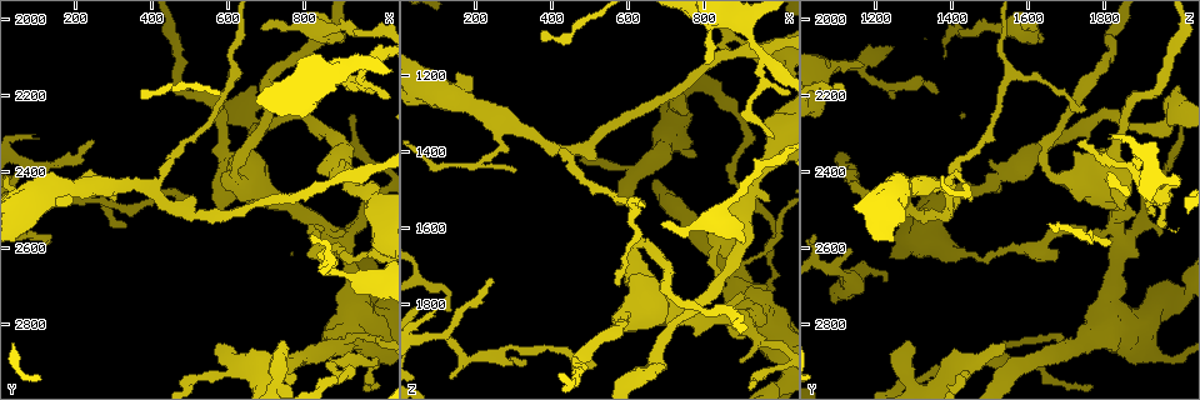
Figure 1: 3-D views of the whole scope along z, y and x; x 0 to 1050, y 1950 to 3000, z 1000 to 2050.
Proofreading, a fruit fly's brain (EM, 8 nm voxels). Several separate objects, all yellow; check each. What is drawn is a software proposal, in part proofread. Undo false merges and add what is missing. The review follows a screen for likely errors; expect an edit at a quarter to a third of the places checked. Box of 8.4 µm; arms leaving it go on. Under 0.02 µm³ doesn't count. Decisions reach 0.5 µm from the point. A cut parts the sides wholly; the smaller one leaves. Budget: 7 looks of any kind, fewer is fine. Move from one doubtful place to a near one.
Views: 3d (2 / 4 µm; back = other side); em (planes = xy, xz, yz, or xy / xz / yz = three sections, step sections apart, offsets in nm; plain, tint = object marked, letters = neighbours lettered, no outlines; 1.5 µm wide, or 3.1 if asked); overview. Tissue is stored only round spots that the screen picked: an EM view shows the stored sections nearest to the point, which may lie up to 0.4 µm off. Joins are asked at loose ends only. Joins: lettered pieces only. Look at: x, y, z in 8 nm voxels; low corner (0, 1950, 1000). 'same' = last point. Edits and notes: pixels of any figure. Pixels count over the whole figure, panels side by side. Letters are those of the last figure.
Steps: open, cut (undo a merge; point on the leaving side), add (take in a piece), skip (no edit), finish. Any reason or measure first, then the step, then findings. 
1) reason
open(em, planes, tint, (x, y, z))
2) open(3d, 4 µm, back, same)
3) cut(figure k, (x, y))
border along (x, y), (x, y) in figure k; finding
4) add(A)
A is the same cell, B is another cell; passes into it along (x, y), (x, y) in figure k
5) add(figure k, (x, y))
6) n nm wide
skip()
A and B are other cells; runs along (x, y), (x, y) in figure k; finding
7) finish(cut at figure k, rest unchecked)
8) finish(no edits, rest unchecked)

open(3d, 4 µm, (890, 2570, 1950))

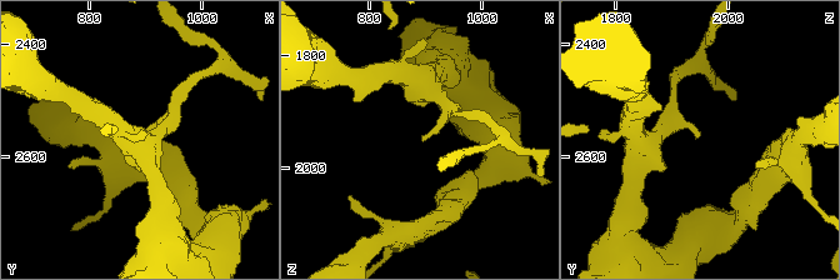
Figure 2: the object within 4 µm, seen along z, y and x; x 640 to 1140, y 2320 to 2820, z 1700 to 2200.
open(em, planes, letters, (895, 2560, 1945))

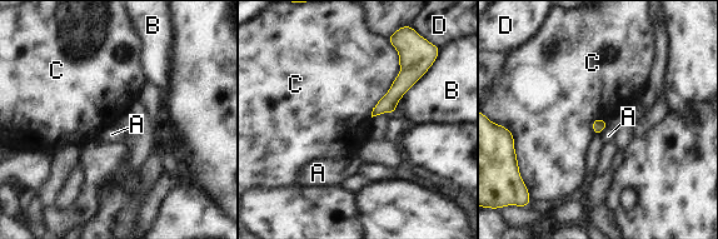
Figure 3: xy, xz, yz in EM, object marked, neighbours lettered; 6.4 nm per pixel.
C touches over 500 nm
skip()
A, B, C and D are other cells; runs along (402, 63), (403, 83), (375, 111) in figure 3; no lettered piece goes on from it

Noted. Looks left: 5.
thin end
open(em, planes, letters, (335, 2535, 1955))

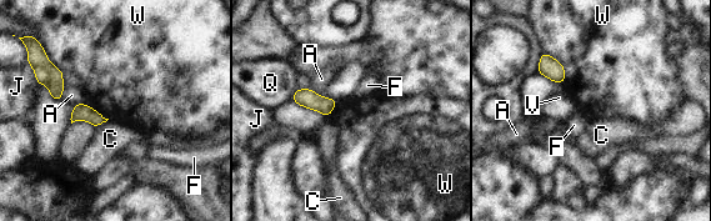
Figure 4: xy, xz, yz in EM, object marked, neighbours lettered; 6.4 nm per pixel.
90 nm wide
skip()
A, C, F, J, Q, V and W are other cells; border along (542, 51), (562, 65), (566, 76) in figure 4; none of them fits

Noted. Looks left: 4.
an open end
open(3d, 4 µm, back, (95, 2315, 1815))

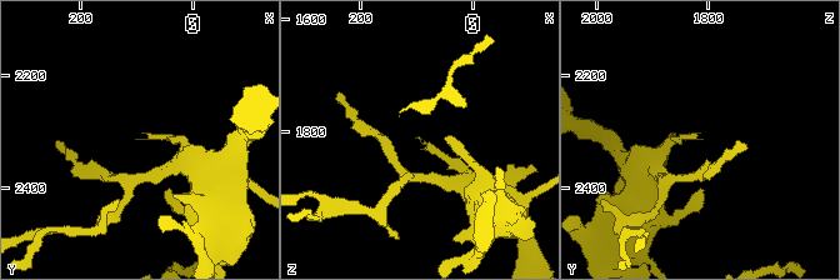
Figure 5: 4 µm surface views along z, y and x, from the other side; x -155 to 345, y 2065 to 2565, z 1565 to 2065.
open(em, yz, step 8, tint, (105, 2310, 1815))

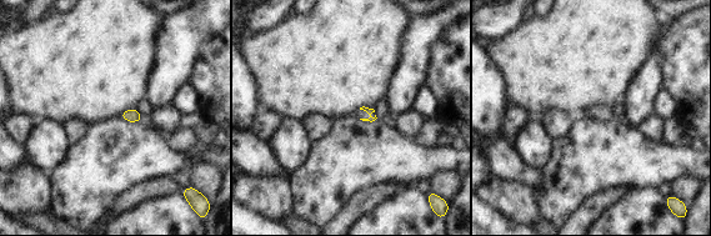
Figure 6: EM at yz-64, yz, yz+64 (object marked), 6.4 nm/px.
open(em, planes, letters, same)

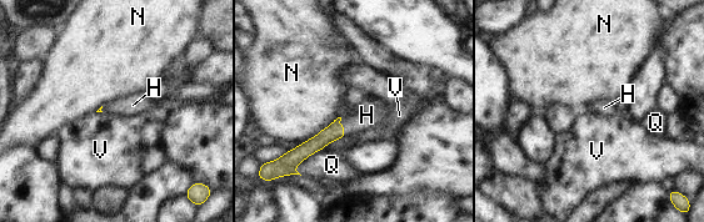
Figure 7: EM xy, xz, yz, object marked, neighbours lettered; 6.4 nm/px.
N touches over 300 nm
add(H)
H is the same cell, N, Q and V are other cells; passes into it along (334, 131), (343, 126), (367, 115) in figure 7; it goes on there

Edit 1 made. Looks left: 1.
finish(add at figure 7, rest unchecked)

